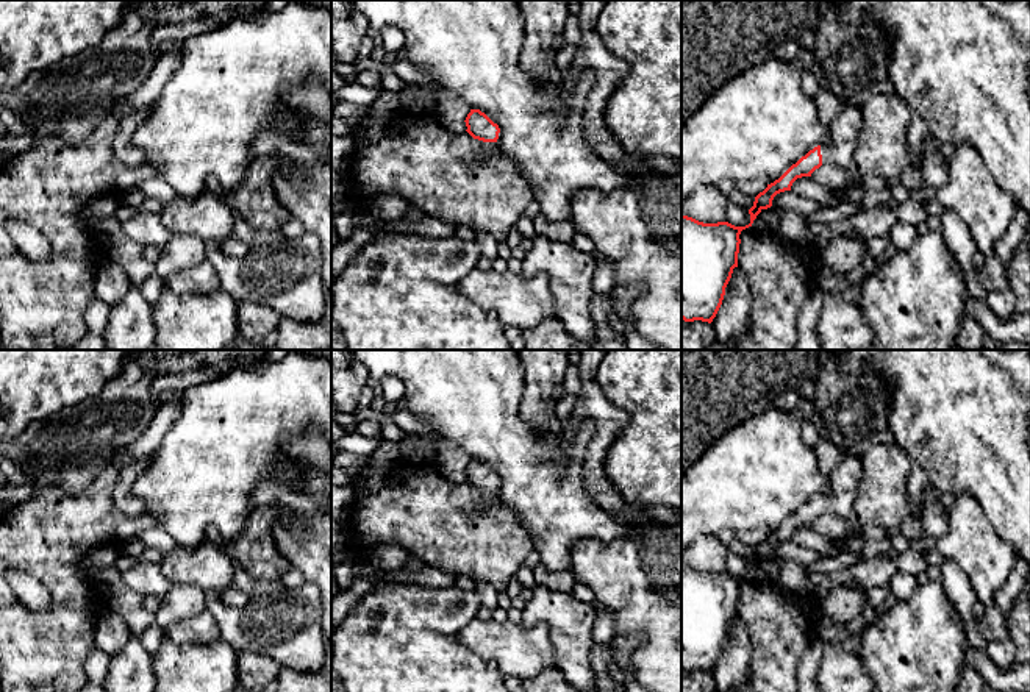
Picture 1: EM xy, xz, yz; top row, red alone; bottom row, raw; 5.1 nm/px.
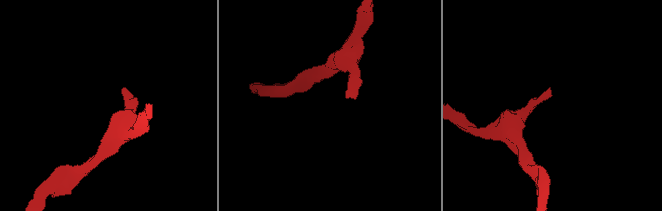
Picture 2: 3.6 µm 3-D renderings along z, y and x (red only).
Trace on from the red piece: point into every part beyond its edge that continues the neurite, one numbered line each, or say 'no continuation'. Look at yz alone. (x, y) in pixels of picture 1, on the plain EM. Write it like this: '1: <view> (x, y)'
1: yz (846, 477)

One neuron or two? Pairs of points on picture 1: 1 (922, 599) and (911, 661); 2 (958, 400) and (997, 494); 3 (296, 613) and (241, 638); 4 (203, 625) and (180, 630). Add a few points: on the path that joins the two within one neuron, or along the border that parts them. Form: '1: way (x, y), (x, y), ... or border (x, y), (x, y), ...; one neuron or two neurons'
1: way (922, 614), (922, 638), (918, 645); one neuron
2: way (982, 424), (997, 439), (997, 470); one neuron
3: way (282, 625), (255, 628); one neuron
4: way (197, 628), (186, 630); one neuron

